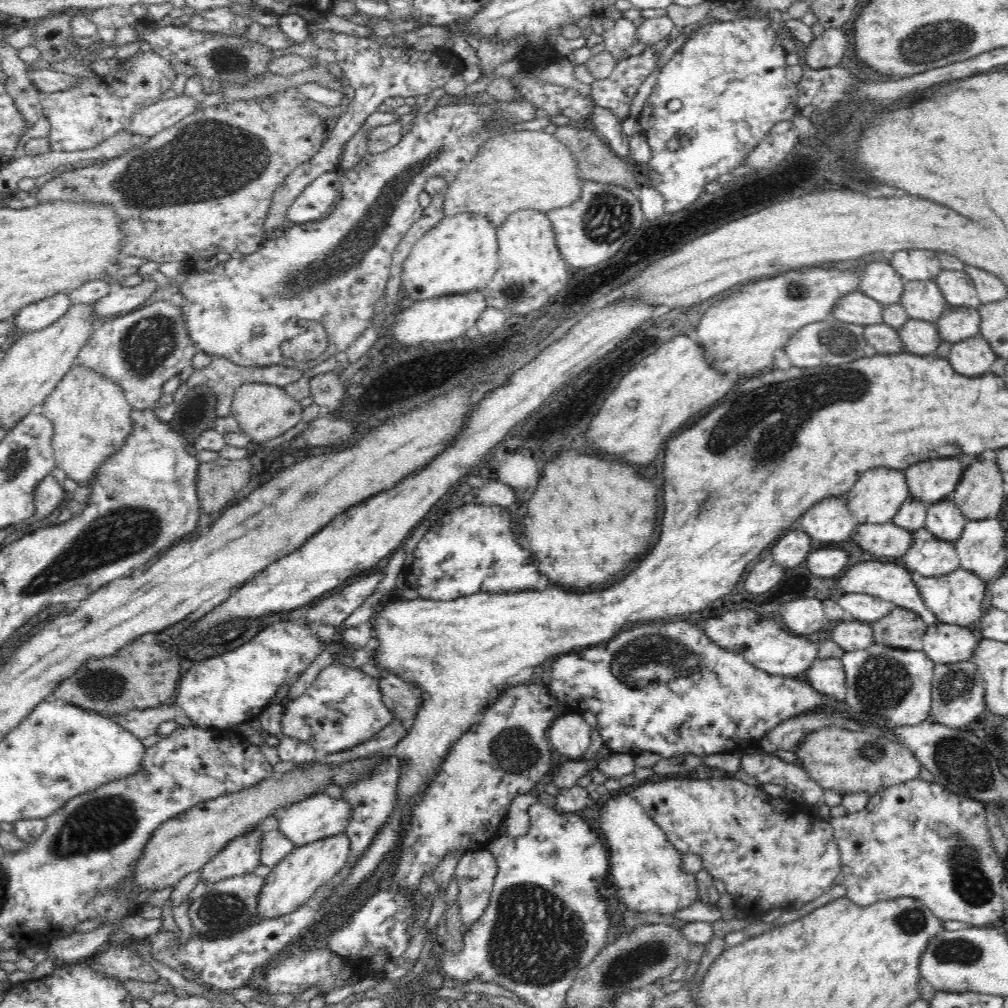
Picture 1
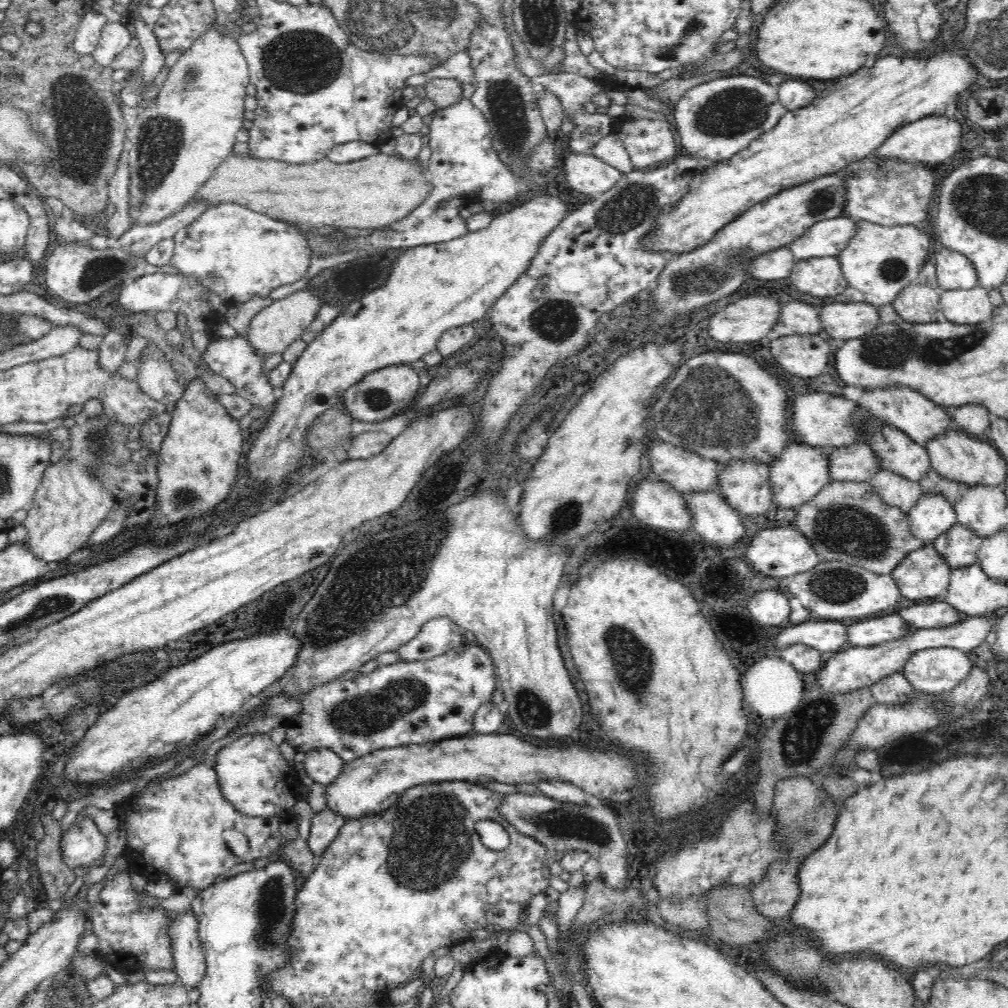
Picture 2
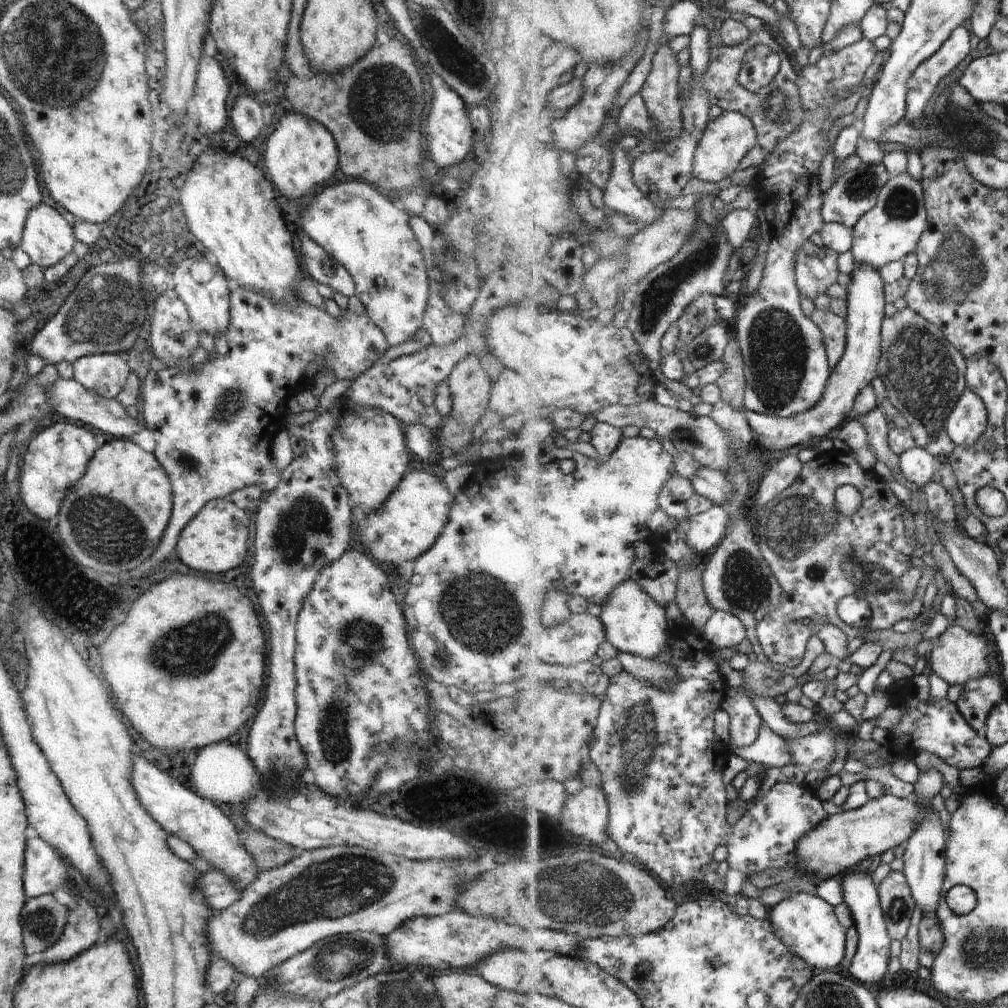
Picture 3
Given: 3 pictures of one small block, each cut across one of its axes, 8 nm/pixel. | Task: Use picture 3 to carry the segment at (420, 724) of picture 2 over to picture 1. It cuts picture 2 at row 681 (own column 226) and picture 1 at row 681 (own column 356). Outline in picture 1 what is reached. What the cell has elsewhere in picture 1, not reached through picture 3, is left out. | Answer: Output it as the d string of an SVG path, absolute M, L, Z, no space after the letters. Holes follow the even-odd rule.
M331 664L320 671L305 693L287 704L281 732L328 754L346 751L367 741L393 719L383 703L376 678L358 668Z

